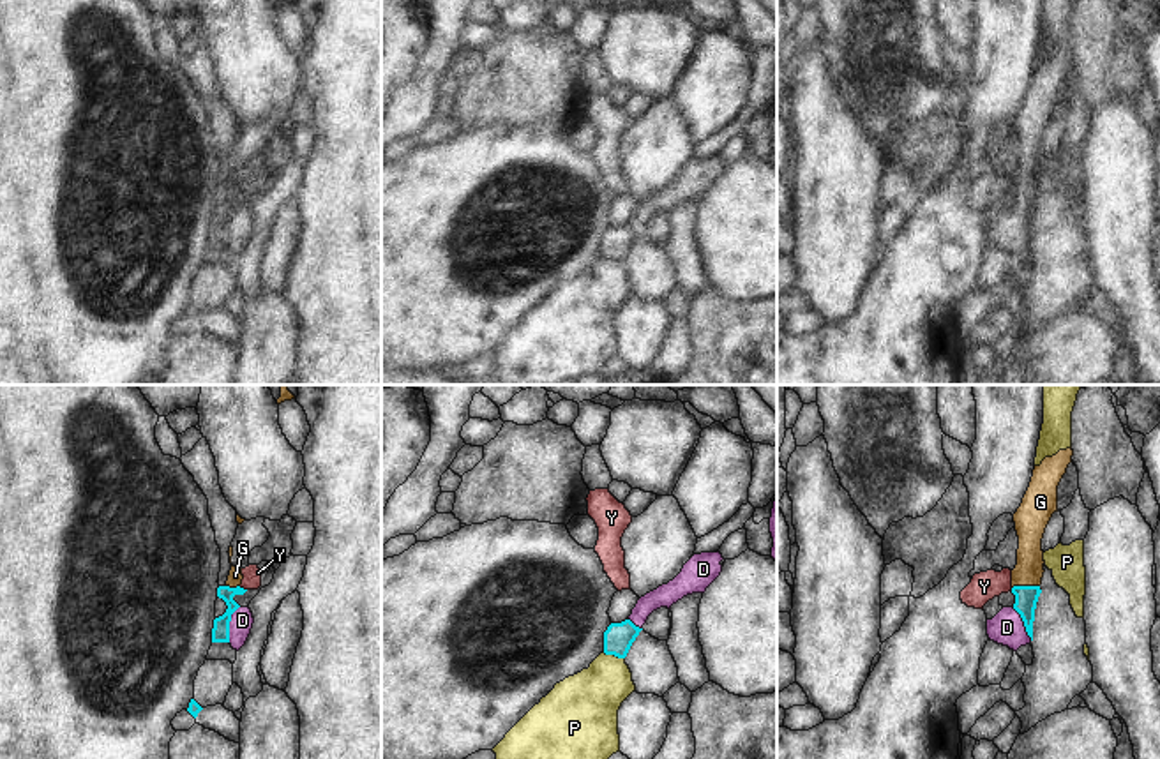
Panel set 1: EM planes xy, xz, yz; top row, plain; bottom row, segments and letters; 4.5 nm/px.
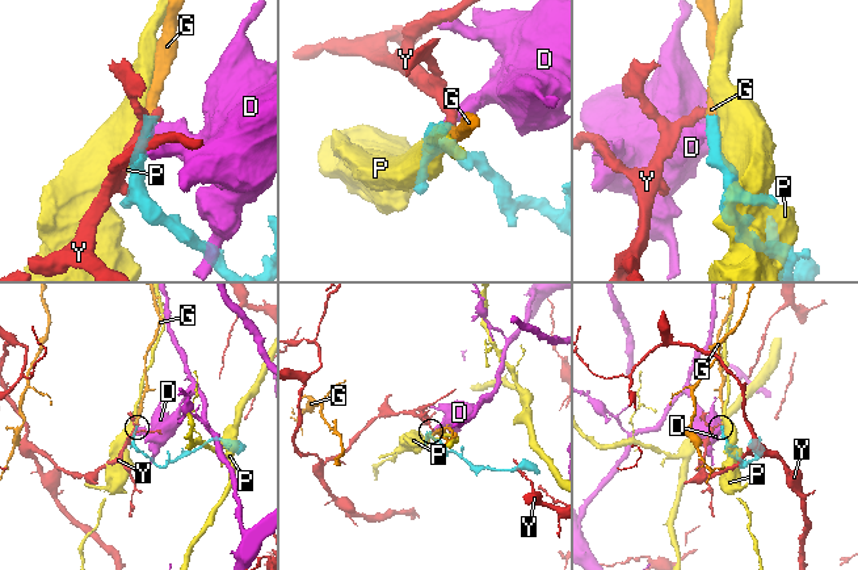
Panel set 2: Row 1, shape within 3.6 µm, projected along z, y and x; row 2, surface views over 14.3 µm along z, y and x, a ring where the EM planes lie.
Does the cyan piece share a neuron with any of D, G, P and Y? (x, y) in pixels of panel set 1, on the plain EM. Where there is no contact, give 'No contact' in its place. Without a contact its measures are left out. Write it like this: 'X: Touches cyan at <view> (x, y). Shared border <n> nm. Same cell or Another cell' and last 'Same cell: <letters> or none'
D: Touches cyan at xy (228, 228). Shared border 180 nm. Another cell
G: Touches cyan at yz (1024, 191). Shared border 130 nm. Same cell
P: Touches cyan at xz (613, 258). Shared border 110 nm. Another cell
Y: Touches cyan at xy (242, 193). Shared border 40 nm. Another cell
Same cell: G.

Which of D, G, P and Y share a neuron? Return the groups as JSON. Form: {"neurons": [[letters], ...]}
{"neurons": [["D"], ["G"], ["P"], ["Y"]]}

